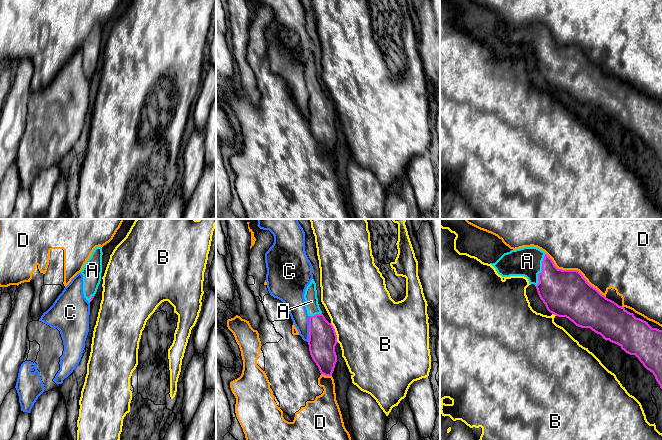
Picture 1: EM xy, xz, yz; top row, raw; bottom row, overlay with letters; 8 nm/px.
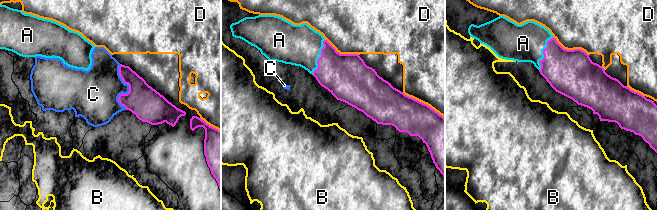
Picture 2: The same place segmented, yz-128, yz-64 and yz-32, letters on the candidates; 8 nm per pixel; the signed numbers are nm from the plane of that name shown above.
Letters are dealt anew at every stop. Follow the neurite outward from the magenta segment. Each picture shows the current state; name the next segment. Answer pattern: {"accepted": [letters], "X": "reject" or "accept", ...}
{"accepted": ["A"], "A": "accept", "B": "reject", "C": "reject", "D": "reject"}

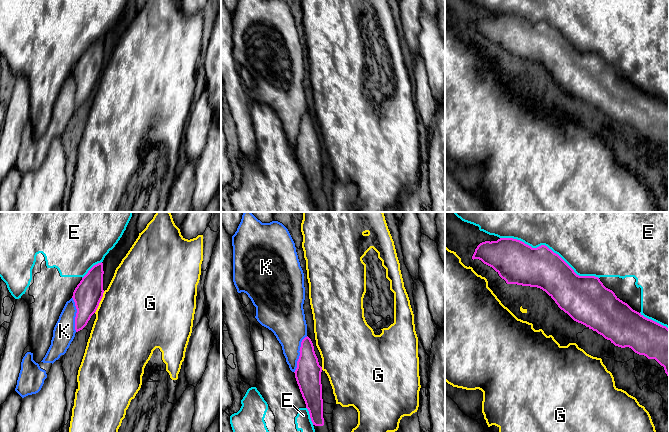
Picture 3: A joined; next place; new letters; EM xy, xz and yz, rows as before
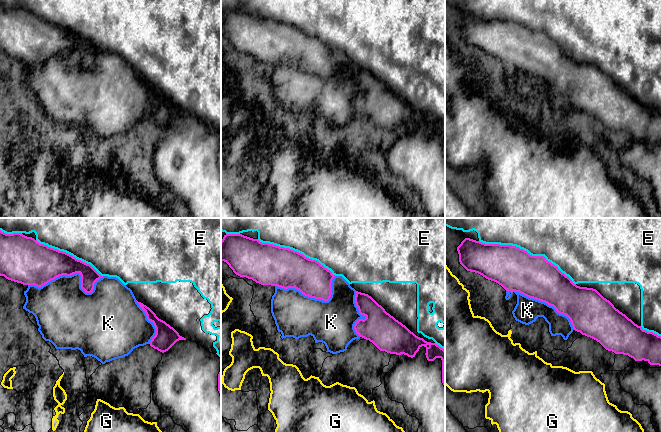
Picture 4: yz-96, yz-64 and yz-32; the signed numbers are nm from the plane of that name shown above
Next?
{"accepted": [], "E": "reject", "G": "reject", "K": "reject"}

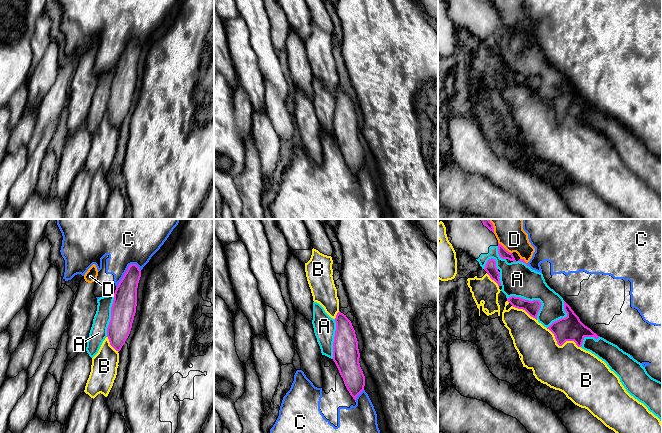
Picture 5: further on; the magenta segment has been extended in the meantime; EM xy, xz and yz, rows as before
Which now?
{"accepted": [], "A": "reject", "B": "reject", "C": "reject", "D": "reject"}

